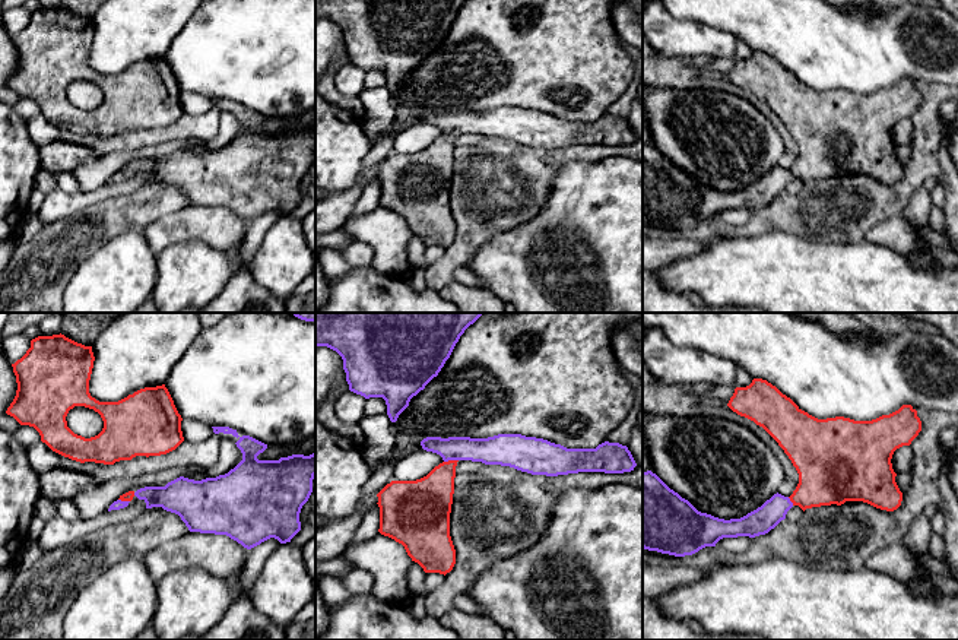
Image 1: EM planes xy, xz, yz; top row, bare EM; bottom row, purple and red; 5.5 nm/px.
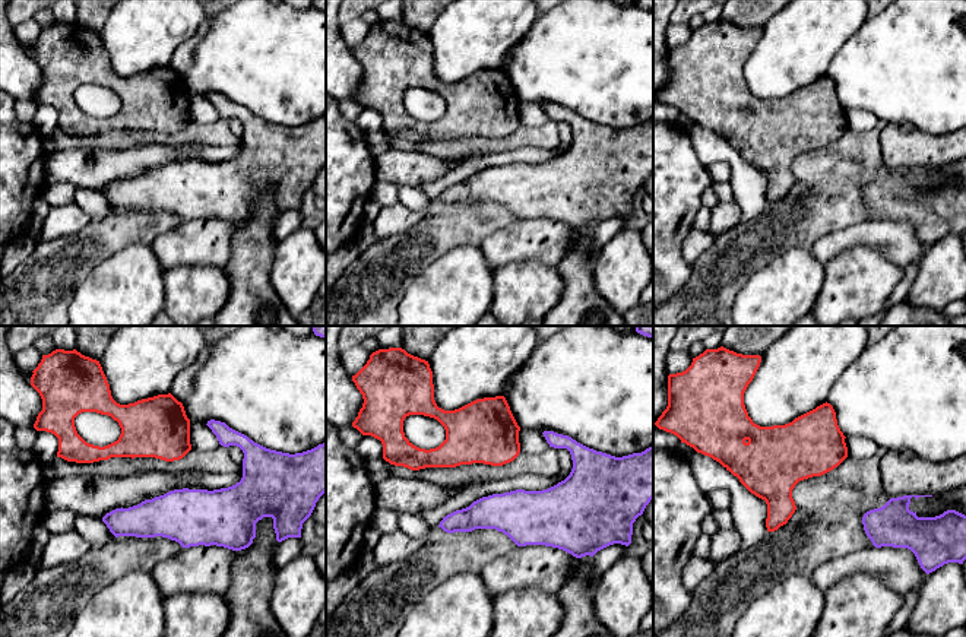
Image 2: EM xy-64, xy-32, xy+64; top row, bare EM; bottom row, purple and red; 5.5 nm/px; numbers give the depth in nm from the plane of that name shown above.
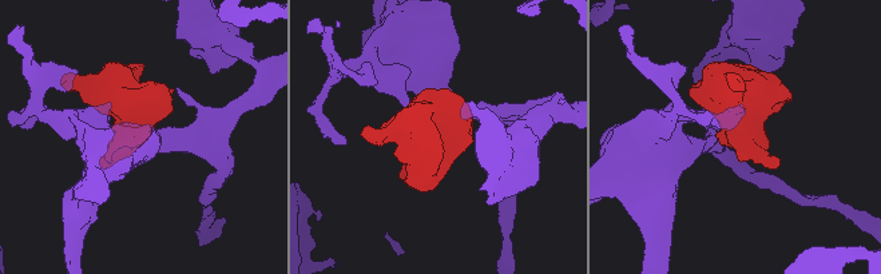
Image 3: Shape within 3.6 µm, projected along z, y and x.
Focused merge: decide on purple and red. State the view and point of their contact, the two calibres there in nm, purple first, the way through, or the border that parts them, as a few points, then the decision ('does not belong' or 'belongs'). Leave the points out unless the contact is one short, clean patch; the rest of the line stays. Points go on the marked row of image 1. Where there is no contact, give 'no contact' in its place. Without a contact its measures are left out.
meets purple in xz at (450, 459); 160 nm thick on the purple side, 240 nm on the other; runs through xz (494, 450), (459, 450), (450, 459), (430, 498); belongs

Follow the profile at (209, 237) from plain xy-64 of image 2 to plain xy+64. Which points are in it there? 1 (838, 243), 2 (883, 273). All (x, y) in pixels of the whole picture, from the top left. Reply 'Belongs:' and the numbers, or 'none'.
Belongs: 1

